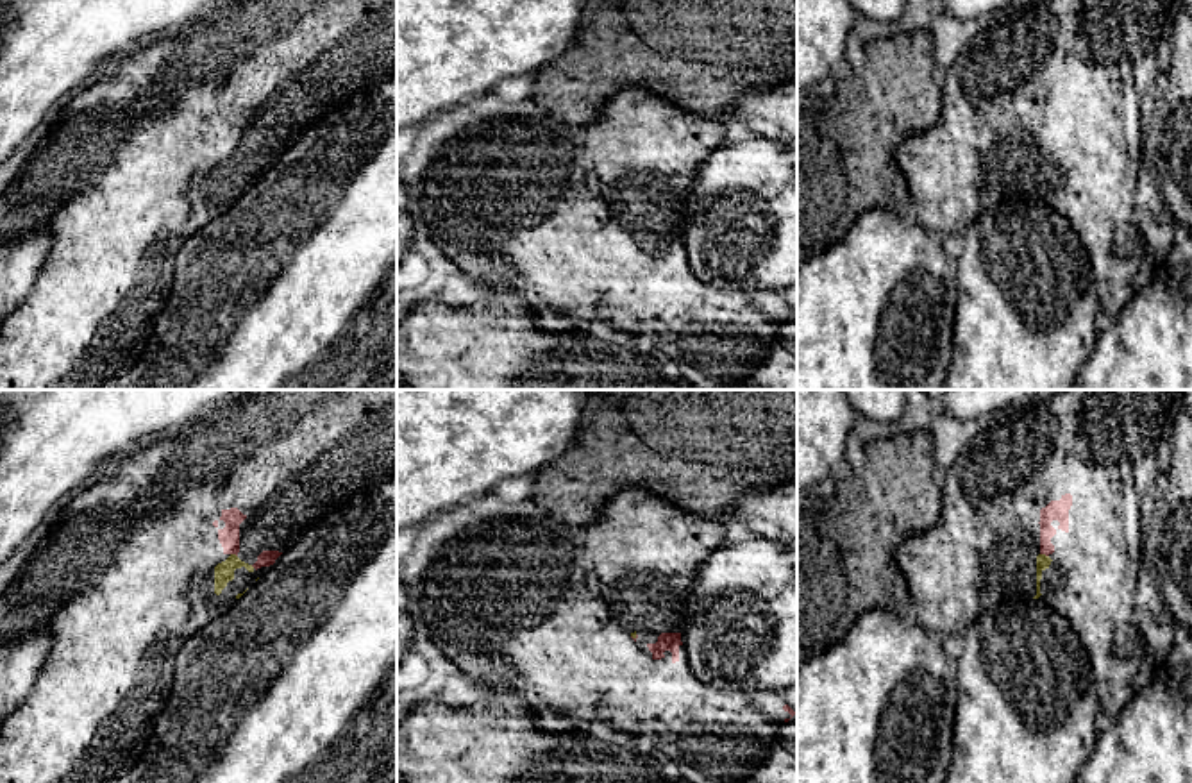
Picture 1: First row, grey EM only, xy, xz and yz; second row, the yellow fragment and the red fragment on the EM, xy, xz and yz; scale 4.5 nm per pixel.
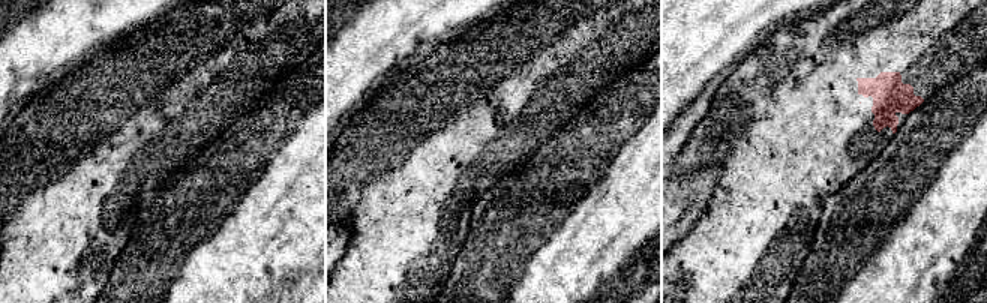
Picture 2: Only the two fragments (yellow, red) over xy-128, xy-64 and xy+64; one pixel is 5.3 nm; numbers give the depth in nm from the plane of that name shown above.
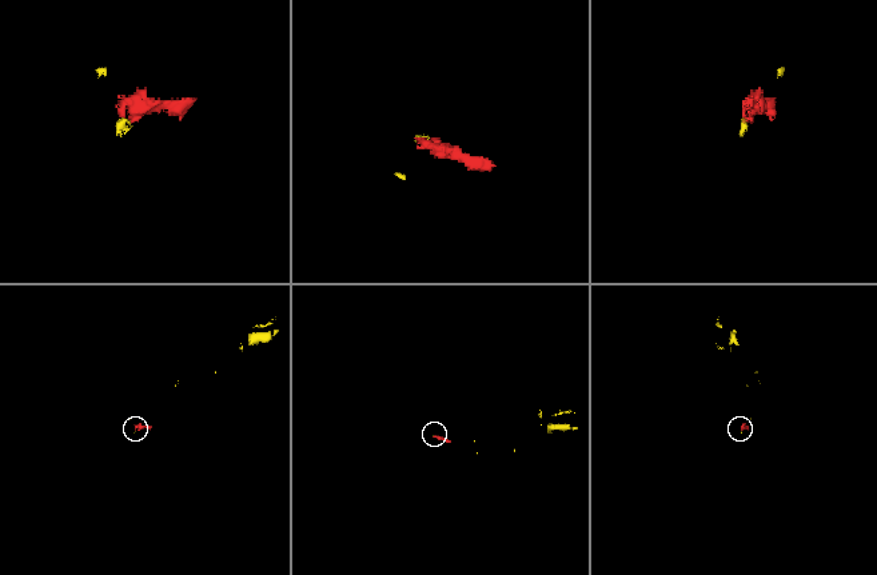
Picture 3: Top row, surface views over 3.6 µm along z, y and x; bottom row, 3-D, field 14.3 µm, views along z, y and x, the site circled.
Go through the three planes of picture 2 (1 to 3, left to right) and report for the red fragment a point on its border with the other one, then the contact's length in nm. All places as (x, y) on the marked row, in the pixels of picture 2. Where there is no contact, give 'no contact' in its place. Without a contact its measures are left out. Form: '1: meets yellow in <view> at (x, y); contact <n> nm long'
1: no contact
2: no contact
3: no contact

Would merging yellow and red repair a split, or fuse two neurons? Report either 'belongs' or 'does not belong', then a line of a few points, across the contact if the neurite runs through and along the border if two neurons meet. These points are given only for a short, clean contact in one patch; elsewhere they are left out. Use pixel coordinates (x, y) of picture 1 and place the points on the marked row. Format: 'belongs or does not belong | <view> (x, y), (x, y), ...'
belongs

